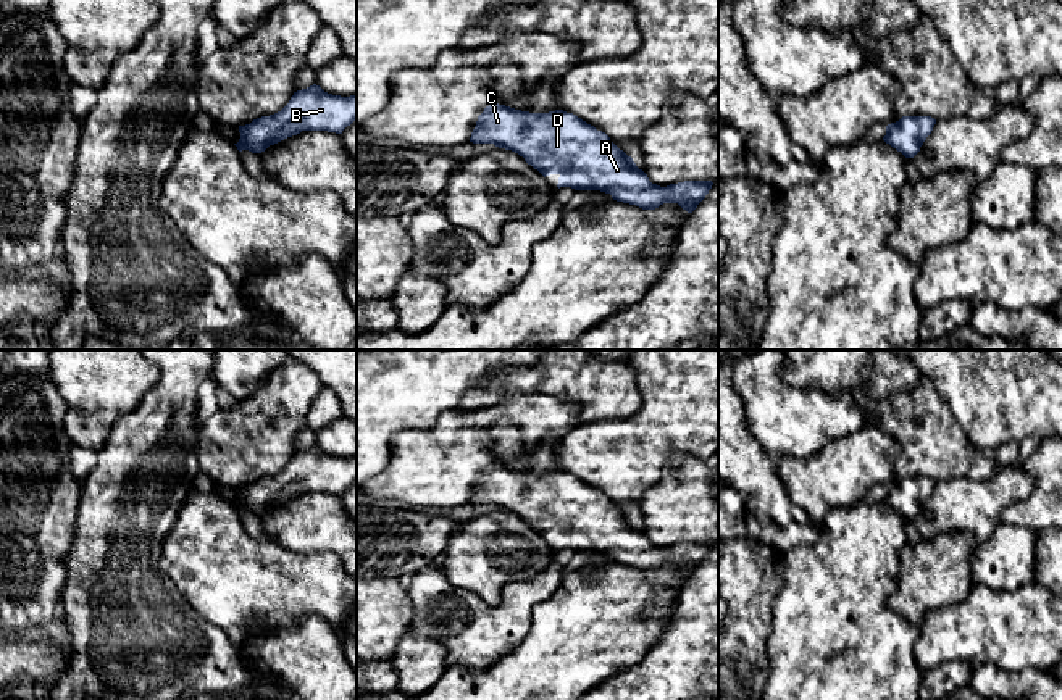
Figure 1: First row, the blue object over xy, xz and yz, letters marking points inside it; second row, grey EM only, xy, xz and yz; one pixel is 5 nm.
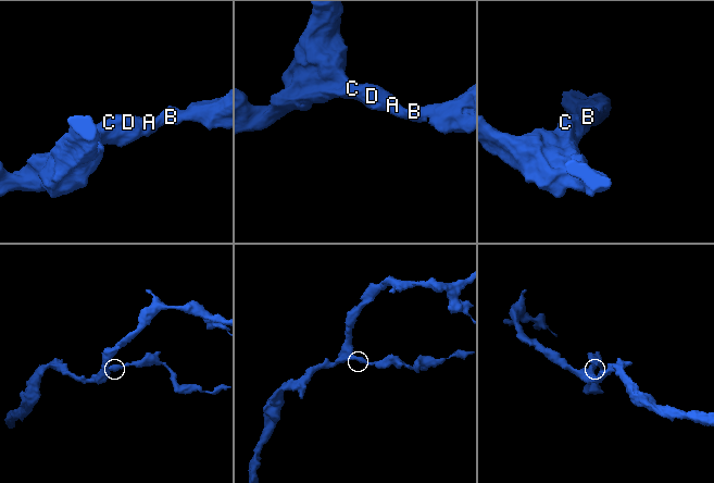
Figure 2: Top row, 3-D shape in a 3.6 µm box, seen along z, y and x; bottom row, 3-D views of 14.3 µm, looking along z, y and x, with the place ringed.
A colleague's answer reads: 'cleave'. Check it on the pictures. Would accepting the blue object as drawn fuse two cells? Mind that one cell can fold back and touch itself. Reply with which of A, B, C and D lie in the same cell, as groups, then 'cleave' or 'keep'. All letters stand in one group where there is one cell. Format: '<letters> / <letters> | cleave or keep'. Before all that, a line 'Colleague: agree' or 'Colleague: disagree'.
Colleague: disagree
A B C D | keep

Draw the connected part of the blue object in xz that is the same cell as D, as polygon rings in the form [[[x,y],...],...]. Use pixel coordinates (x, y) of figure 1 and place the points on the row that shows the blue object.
[[[492,103],[478,116],[470,142],[512,150],[544,177],[558,174],[558,189],[600,190],[642,210],[678,203],[692,213],[713,185],[712,181],[652,184],[605,132],[563,110],[529,113]]]

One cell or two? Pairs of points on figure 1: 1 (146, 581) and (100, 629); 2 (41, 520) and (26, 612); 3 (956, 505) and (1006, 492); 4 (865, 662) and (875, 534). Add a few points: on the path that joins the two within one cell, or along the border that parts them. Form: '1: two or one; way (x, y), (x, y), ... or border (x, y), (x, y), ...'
1: one; way (134, 592), (108, 618)
2: one; way (34, 542), (34, 589)
3: one; way (969, 505), (980, 505), (993, 497)
4: one; way (865, 629), (865, 566)

